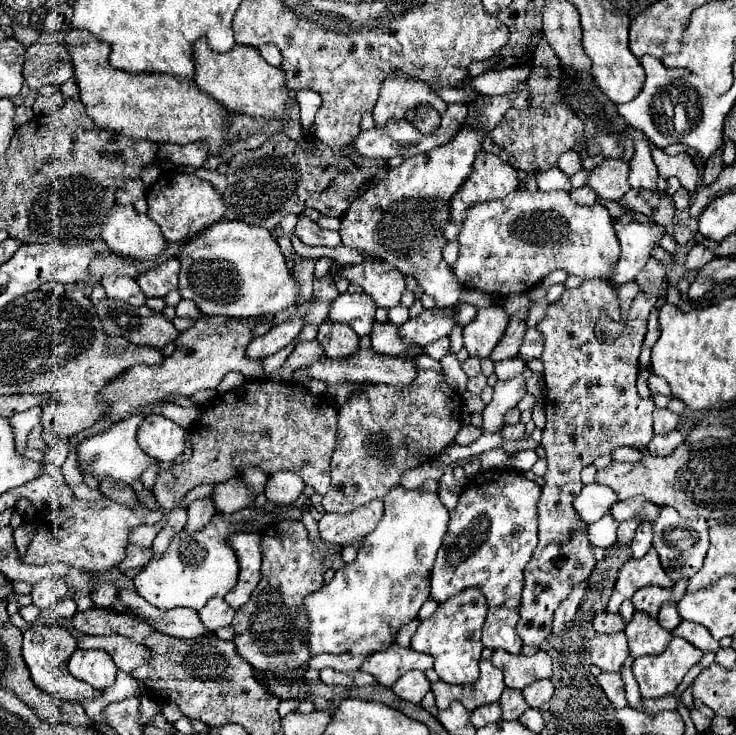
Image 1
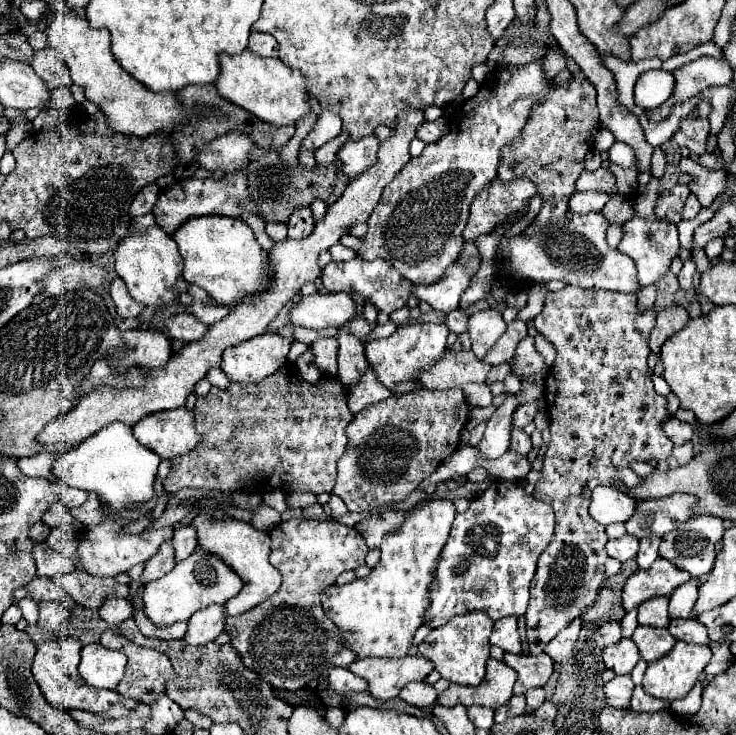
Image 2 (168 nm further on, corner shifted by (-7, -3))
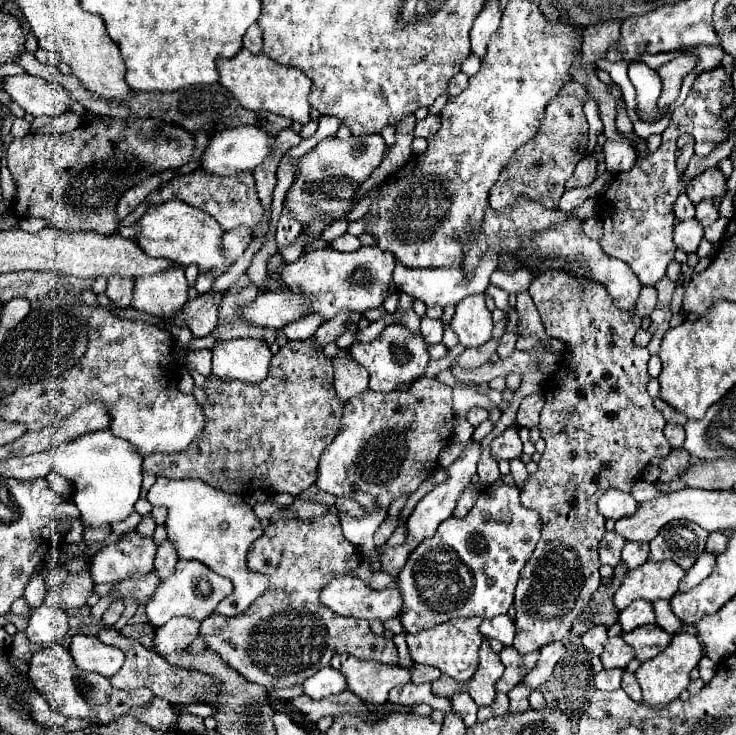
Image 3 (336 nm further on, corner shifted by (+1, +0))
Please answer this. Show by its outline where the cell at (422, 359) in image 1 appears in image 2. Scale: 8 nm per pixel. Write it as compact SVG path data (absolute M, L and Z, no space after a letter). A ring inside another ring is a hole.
M470 383L463 386L463 392L470 405L487 407L492 404L493 396L489 386Z

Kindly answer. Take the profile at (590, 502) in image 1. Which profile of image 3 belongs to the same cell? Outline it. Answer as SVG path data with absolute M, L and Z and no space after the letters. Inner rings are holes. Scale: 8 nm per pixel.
M618 490L604 492L598 500L598 512L604 518L612 518L612 520L632 516L636 512L636 508L638 508L638 502L632 498L632 494L618 492Z

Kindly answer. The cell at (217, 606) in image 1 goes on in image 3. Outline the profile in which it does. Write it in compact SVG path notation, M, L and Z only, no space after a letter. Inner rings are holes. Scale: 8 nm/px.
M184 616L174 618L174 620L166 622L166 626L156 628L158 632L154 634L154 646L152 648L160 656L184 650L198 636L198 628L200 628L198 620L190 620Z

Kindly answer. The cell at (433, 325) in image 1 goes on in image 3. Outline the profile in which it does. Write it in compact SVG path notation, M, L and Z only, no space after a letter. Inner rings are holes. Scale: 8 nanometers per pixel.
M390 324L386 326L380 336L368 344L354 344L350 346L350 354L354 360L368 370L370 374L370 388L376 392L392 392L400 384L414 382L420 376L424 376L424 370L430 362L430 356L426 352L426 342L420 334L410 332L402 324Z

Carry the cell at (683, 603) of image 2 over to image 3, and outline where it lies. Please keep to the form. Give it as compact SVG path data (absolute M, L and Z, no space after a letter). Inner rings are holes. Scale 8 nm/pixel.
M702 552L702 556L696 560L696 564L686 572L686 578L680 584L680 590L690 590L694 586L698 586L698 582L702 582L714 568L716 562L716 554L712 552Z

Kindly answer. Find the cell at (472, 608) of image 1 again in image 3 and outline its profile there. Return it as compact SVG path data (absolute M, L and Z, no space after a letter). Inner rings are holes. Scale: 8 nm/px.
M454 618L450 622L438 624L430 630L422 630L418 634L406 634L410 656L416 664L434 666L440 672L452 676L458 682L466 682L472 678L472 674L478 668L478 648L482 644L482 634L478 632L482 618Z

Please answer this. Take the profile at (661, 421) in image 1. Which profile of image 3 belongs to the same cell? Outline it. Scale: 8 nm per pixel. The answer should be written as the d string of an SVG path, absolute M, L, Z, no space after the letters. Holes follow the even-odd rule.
M666 424L664 436L668 438L672 448L680 448L684 444L684 428L680 424Z

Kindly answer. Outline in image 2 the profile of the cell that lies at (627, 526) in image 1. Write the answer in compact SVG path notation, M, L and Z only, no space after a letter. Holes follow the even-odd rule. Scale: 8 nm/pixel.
M626 533L620 539L610 539L606 543L606 551L608 551L610 557L618 559L620 563L624 563L628 559L634 559L636 551L638 551L638 537Z

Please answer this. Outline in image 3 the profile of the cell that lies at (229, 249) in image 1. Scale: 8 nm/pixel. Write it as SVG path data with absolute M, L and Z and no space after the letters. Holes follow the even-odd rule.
M168 200L164 204L150 206L140 216L136 226L140 228L140 232L136 236L136 244L152 258L168 258L182 266L196 264L200 268L200 272L214 270L216 276L224 274L232 266L230 262L226 262L226 258L222 256L222 250L220 250L220 240L224 234L220 224L212 216L208 216L180 200Z

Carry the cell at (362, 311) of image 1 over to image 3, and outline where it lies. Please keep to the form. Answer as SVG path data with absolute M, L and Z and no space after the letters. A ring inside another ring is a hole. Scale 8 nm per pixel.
M288 290L260 292L248 306L242 308L240 320L264 328L282 328L282 324L290 324L306 314L310 314L306 296L298 296Z

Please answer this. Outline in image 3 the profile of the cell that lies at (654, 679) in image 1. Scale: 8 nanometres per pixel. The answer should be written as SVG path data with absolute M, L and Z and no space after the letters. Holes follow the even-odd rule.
M686 630L674 634L670 646L664 652L660 652L654 660L644 662L636 672L636 678L642 688L642 704L646 704L650 708L662 708L662 706L670 704L672 700L676 700L688 688L690 672L698 666L702 654L704 654L702 646L694 634L690 634Z

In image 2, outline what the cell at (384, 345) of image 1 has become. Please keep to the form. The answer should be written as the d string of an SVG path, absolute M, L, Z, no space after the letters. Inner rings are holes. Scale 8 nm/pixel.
M358 317L358 319L350 321L350 325L346 325L346 327L348 327L350 331L354 331L354 335L358 335L358 339L370 341L370 339L372 339L372 331L374 331L376 325L370 325L364 317Z

